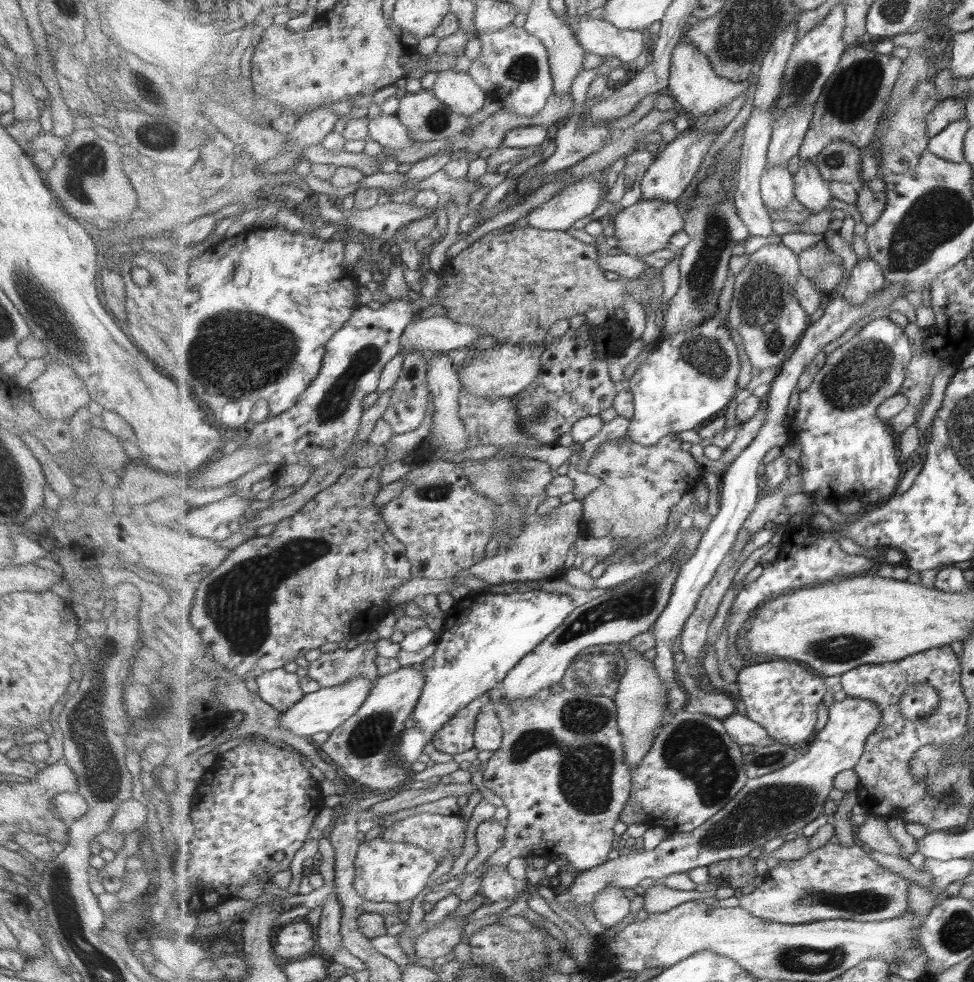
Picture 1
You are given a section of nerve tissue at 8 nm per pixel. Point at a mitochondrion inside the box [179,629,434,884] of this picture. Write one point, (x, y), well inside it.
(368, 738)

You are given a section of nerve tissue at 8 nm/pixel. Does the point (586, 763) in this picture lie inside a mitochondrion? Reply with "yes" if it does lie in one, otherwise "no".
yes

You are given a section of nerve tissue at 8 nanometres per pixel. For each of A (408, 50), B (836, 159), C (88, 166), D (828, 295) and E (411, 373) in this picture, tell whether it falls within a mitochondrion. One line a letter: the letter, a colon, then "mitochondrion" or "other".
A: other
B: mitochondrion
C: mitochondrion
D: other
E: other

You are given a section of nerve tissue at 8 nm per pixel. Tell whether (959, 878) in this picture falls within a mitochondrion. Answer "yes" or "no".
no

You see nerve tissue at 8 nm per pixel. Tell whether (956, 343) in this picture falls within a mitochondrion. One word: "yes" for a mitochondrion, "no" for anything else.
no

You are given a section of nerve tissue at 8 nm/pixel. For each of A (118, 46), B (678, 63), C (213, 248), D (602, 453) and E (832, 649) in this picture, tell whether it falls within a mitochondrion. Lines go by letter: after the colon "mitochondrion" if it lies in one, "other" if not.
A: other
B: other
C: other
D: other
E: mitochondrion

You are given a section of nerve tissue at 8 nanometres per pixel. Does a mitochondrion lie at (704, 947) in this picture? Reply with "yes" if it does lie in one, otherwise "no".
no

